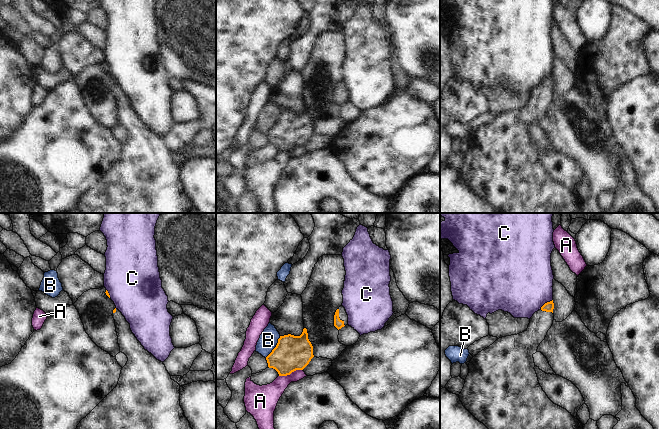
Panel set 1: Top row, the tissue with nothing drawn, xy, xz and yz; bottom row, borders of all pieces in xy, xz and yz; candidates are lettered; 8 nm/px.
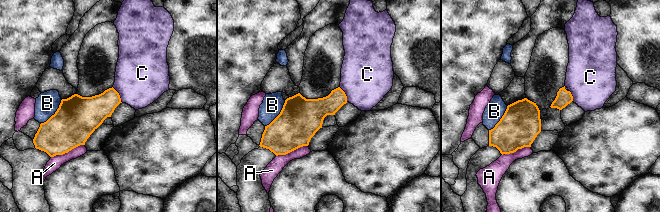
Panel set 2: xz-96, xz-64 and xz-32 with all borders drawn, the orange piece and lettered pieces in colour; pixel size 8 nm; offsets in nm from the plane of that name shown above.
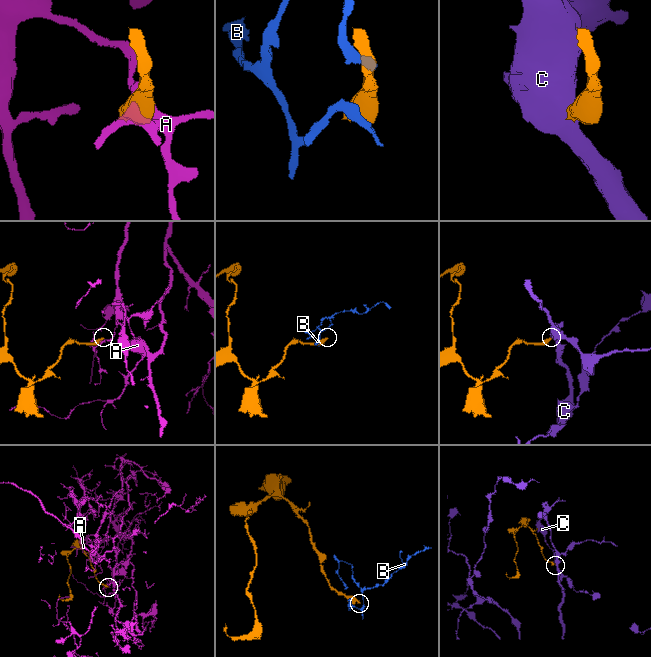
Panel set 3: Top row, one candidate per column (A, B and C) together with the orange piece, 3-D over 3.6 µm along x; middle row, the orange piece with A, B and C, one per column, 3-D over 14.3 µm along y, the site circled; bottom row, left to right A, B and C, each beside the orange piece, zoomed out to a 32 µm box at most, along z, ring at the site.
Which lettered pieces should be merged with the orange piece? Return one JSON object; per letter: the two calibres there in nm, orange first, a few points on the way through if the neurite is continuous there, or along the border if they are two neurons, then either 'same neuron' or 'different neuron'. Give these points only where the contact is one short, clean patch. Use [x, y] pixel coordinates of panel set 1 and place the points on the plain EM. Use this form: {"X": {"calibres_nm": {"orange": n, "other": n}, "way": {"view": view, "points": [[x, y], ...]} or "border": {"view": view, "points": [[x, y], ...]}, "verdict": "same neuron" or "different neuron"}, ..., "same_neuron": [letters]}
{"A": {"calibres_nm": {"orange": 280, "other": 180}, "verdict": "different neuron"}, "B": {"calibres_nm": {"orange": 280, "other": 150}, "border": {"view": "xz", "points": [[280, 112], [276, 122], [265, 133]]}, "verdict": "different neuron"}, "C": {"calibres_nm": {"orange": 80, "other": 480}, "border": {"view": "yz", "points": [[552, 75], [540, 84]]}, "verdict": "different neuron"}, "same_neuron": []}

